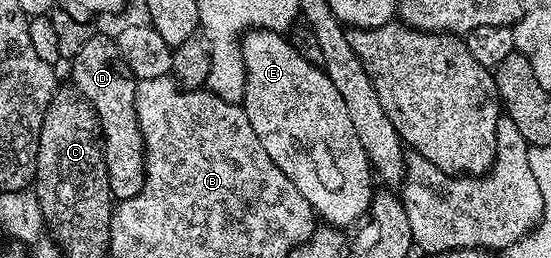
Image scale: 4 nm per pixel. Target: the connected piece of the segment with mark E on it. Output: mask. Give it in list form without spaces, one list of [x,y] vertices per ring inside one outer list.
[[[253,28],[241,37],[239,43],[246,72],[242,105],[250,120],[250,128],[254,128],[258,140],[262,140],[262,148],[266,148],[270,160],[286,172],[286,180],[306,196],[313,211],[327,225],[333,228],[355,227],[372,205],[374,174],[366,148],[362,148],[362,140],[358,140],[358,132],[354,132],[350,112],[346,112],[346,103],[342,101],[338,88],[334,88],[334,80],[330,80],[328,73],[317,63],[298,56],[283,33]]]

